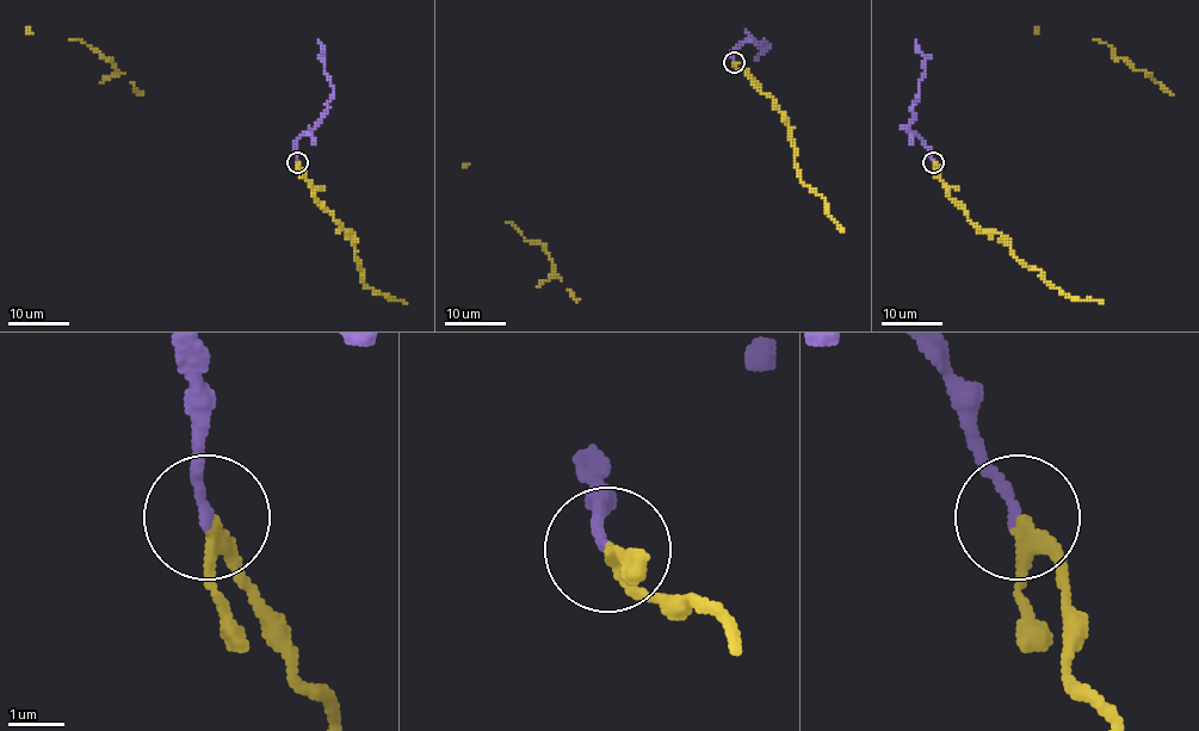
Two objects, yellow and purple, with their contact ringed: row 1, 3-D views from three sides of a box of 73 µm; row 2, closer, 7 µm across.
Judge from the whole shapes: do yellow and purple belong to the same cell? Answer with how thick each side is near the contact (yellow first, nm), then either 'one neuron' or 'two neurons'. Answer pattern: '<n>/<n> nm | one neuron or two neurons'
200/190 nm | one neuron

